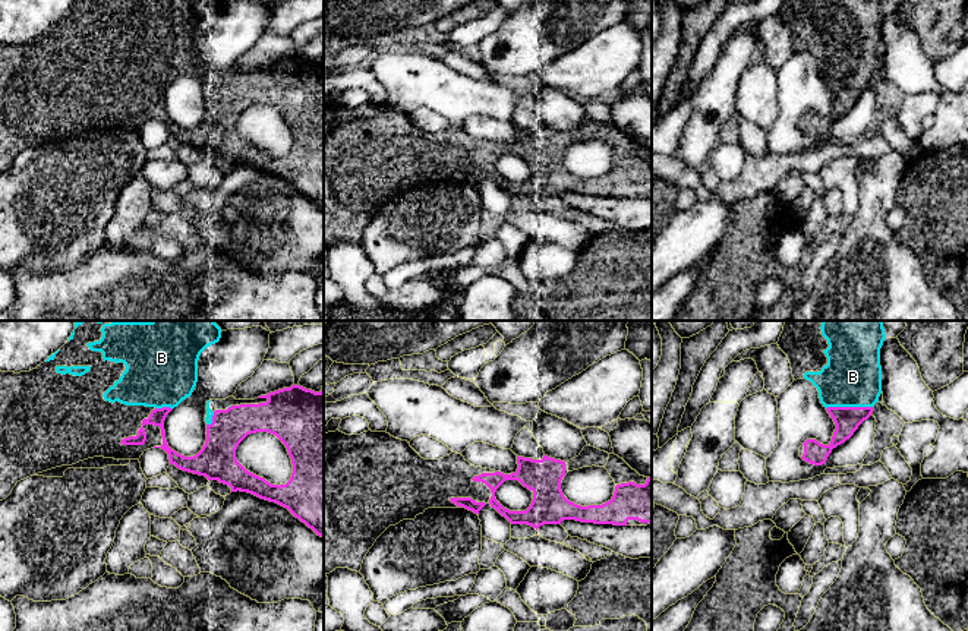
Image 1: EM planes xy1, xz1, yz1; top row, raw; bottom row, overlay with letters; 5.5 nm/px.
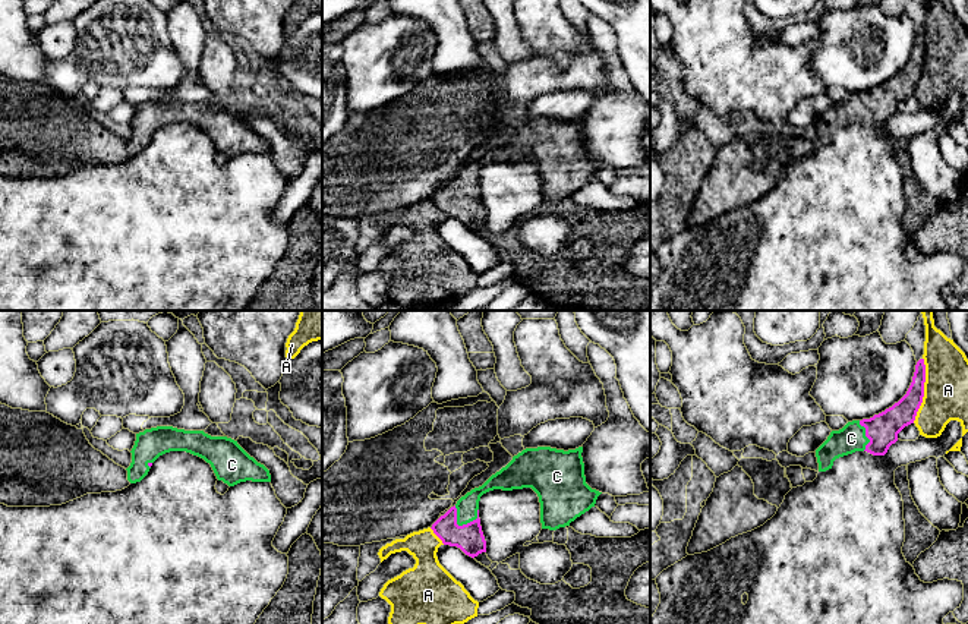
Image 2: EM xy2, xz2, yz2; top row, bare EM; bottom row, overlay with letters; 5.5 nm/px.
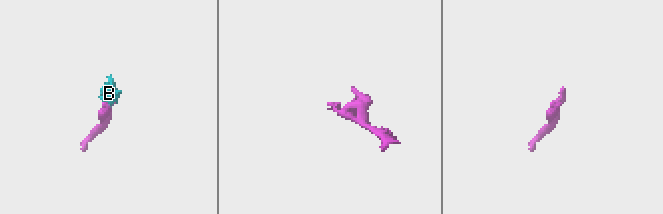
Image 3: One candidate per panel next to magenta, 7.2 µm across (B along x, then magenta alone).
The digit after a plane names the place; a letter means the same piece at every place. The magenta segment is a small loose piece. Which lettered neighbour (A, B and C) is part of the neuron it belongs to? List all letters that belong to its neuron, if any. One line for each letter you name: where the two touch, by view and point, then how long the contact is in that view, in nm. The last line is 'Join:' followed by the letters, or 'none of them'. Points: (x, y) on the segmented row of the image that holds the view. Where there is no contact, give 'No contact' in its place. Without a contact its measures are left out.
B: Touches magenta at yz1 (848, 407). Shared border 260 nm
C: Touches magenta at xz2 (470, 522). Shared border 150 nm
Join: B, C

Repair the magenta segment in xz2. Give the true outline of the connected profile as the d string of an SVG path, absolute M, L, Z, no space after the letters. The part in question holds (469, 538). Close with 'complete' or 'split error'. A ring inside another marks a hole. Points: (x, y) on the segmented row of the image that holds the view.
M551 447L523 450L482 486L461 497L431 529L444 545L457 546L474 558L486 552L479 519L480 497L494 489L523 488L532 488L539 497L542 529L570 526L595 507L602 494L586 483L581 453L583 447L568 451Z; split error

